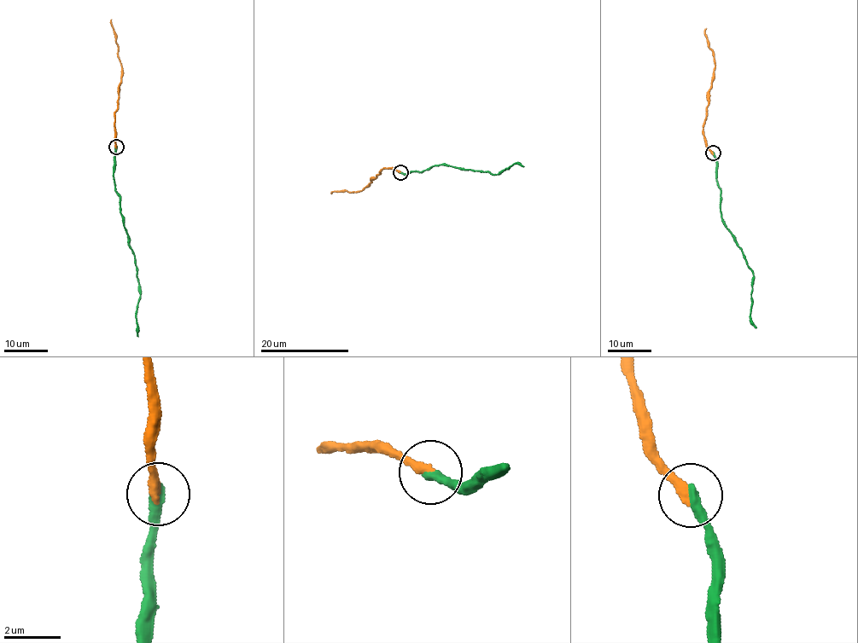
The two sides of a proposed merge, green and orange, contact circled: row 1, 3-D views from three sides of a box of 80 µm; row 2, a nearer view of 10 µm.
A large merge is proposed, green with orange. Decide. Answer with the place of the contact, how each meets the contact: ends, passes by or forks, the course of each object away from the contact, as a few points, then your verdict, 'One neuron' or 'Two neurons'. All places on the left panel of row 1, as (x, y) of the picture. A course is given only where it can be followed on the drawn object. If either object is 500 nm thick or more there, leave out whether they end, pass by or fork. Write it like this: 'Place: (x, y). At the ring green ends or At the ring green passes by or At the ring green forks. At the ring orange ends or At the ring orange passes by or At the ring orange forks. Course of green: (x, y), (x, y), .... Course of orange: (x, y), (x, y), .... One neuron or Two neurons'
Place: (116, 147). At the ring green ends. At the ring orange ends. Course of green: (116, 147), (113, 179), (115, 192), (119, 197), (122, 221), (138, 280), (137, 336). Course of orange: (116, 147), (115, 112), (120, 62), (111, 19). One neuron

